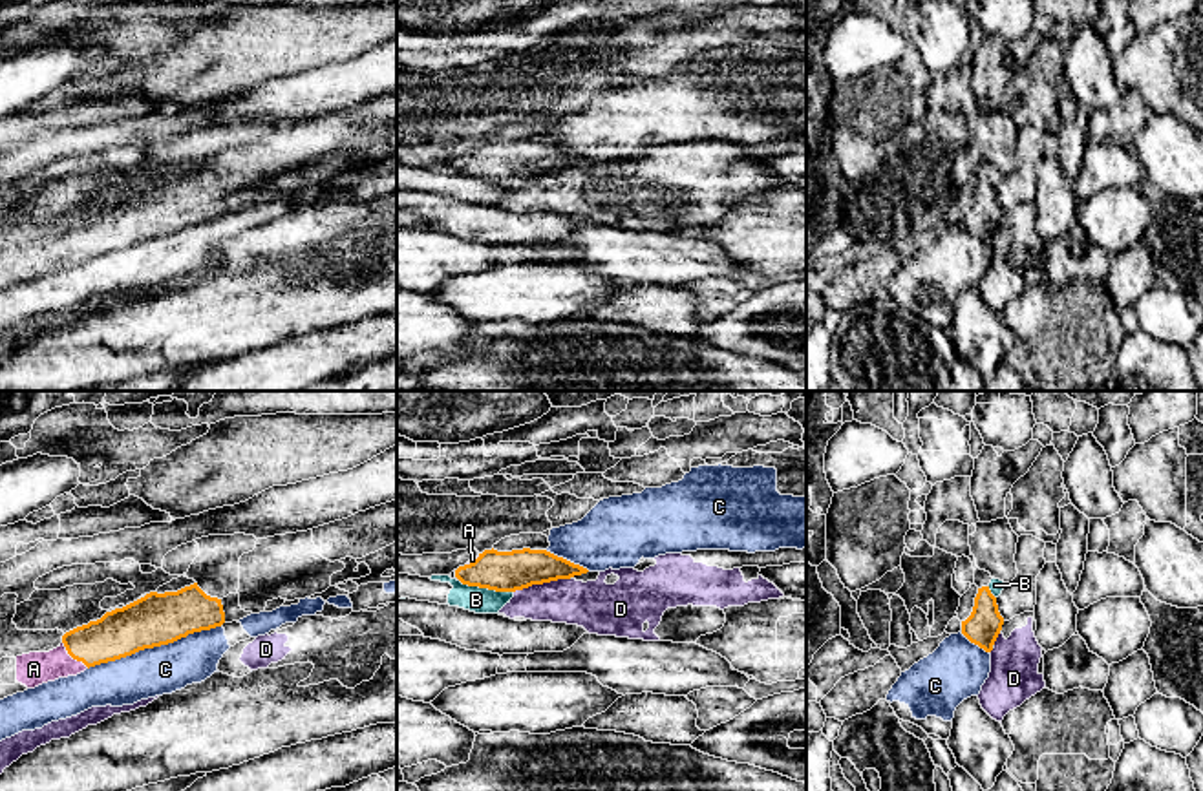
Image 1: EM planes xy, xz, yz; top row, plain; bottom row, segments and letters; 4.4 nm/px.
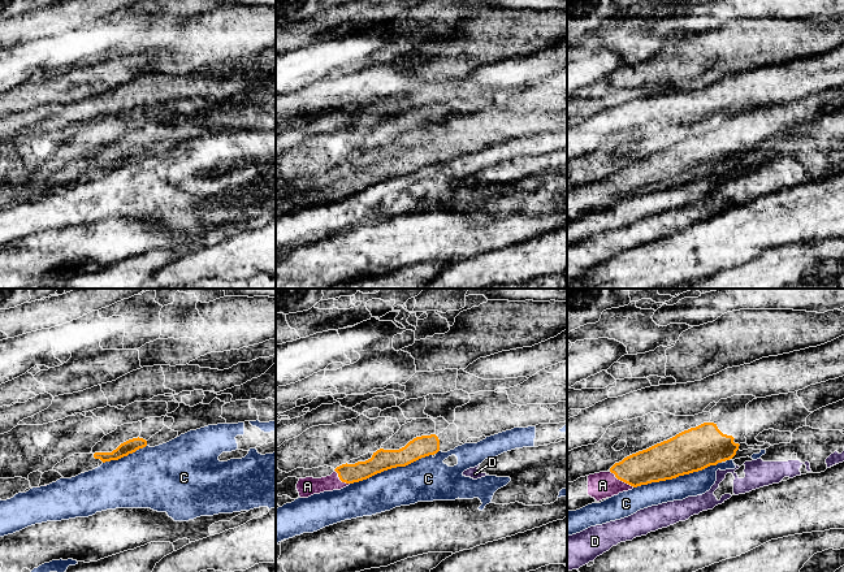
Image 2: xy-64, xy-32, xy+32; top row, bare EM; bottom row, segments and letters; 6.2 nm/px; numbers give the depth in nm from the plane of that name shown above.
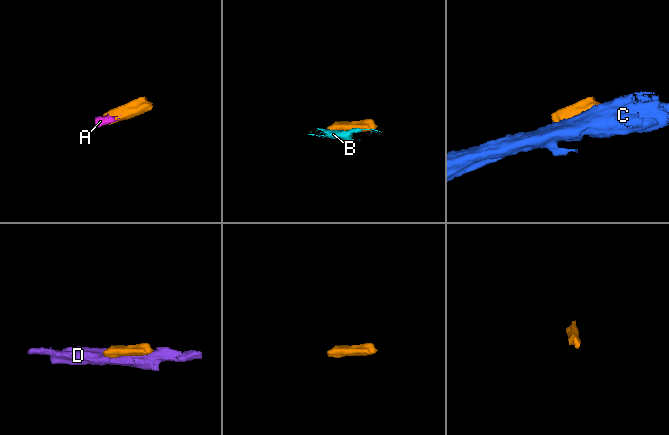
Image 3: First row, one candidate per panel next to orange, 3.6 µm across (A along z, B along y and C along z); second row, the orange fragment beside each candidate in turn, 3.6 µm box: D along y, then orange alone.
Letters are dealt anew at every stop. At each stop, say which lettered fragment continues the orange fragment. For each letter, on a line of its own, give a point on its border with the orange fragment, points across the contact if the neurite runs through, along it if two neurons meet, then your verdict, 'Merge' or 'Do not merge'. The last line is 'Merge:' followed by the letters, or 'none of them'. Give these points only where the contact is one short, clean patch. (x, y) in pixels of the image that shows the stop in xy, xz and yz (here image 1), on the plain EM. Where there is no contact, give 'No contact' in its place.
A: Touches orange at xy (74, 249). Path across: xy (121, 223), (86, 236), (74, 249), (33, 260). Merge
B: Touches orange at xz (487, 178). Do not merge
C: Touches orange at xy (154, 236). Do not merge
D: Touches orange at xz (542, 174). Do not merge
Merge: A

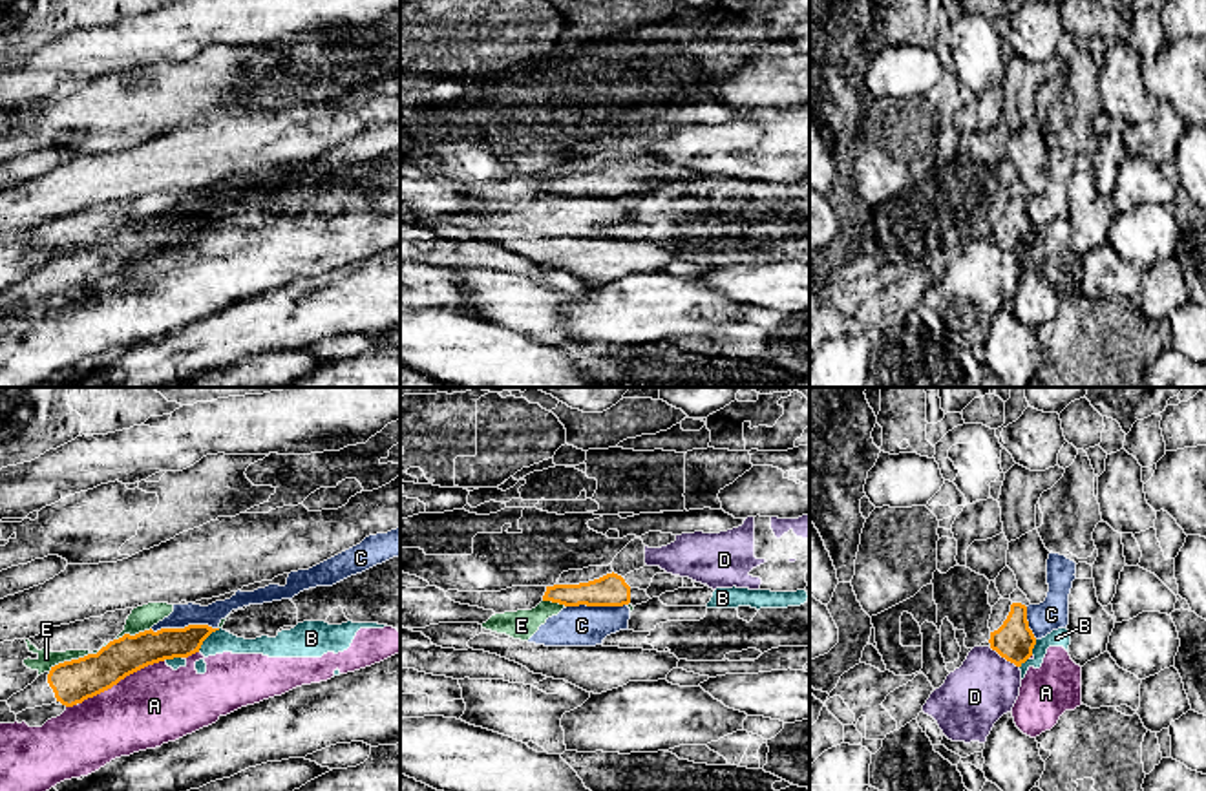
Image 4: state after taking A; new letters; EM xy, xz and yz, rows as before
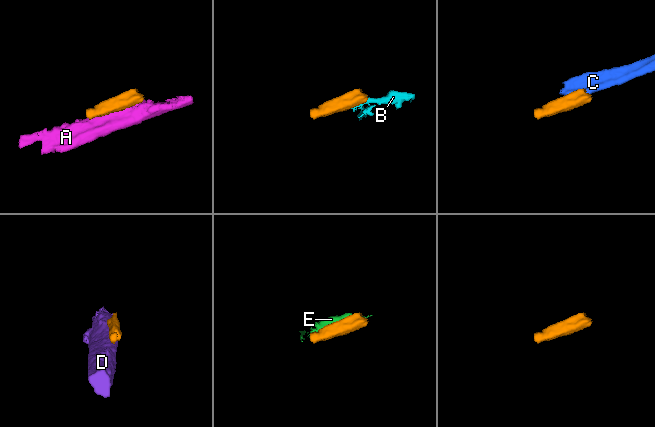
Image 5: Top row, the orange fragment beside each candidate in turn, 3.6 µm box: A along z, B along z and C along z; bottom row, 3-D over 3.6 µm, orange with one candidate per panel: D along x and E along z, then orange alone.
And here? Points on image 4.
A: Touches orange at xy (121, 269). Do not merge
B: Touches orange at xy (207, 227). Boundary: xy (220, 220), (198, 242). Do not merge
C: Touches orange at xy (185, 218). Boundary: xy (216, 218), (150, 220). Do not merge
D: Touches orange at yz (1004, 247). Do not merge
E: Touches orange at xy (79, 249). Do not merge
Merge: none of them

